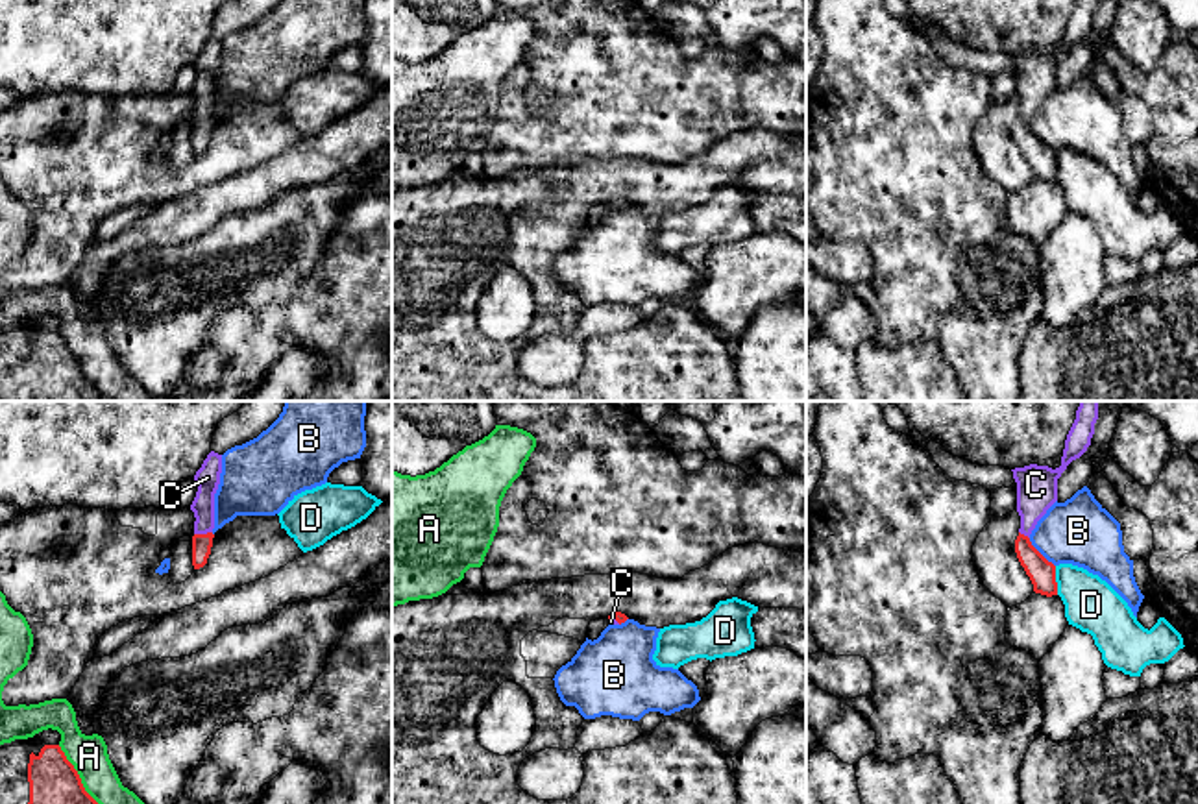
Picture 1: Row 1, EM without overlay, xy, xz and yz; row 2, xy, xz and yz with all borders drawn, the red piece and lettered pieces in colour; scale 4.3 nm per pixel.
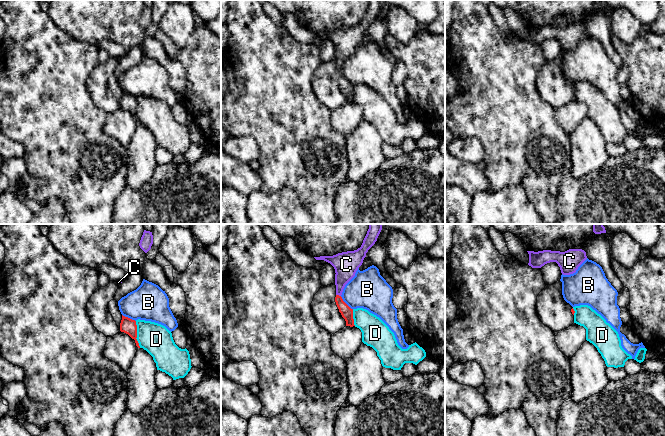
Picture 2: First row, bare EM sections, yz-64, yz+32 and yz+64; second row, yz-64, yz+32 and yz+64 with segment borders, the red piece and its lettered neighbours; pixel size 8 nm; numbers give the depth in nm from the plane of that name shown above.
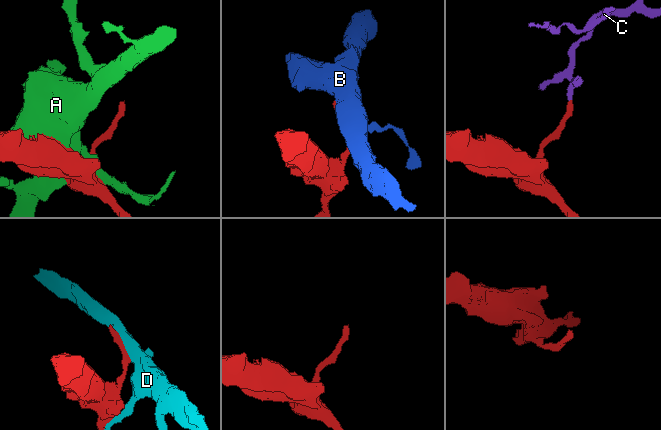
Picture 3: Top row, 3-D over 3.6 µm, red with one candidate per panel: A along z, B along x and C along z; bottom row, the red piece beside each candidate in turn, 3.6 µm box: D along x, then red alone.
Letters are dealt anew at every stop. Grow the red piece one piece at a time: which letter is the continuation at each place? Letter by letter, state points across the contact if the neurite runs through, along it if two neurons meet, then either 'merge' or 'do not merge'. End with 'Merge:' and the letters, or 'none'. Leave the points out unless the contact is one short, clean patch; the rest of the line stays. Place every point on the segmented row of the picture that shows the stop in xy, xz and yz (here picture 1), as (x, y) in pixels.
A: do not merge
B: do not merge
C: runs through xy (202, 544), (202, 535), (207, 477); merge
D: do not merge
Merge: C

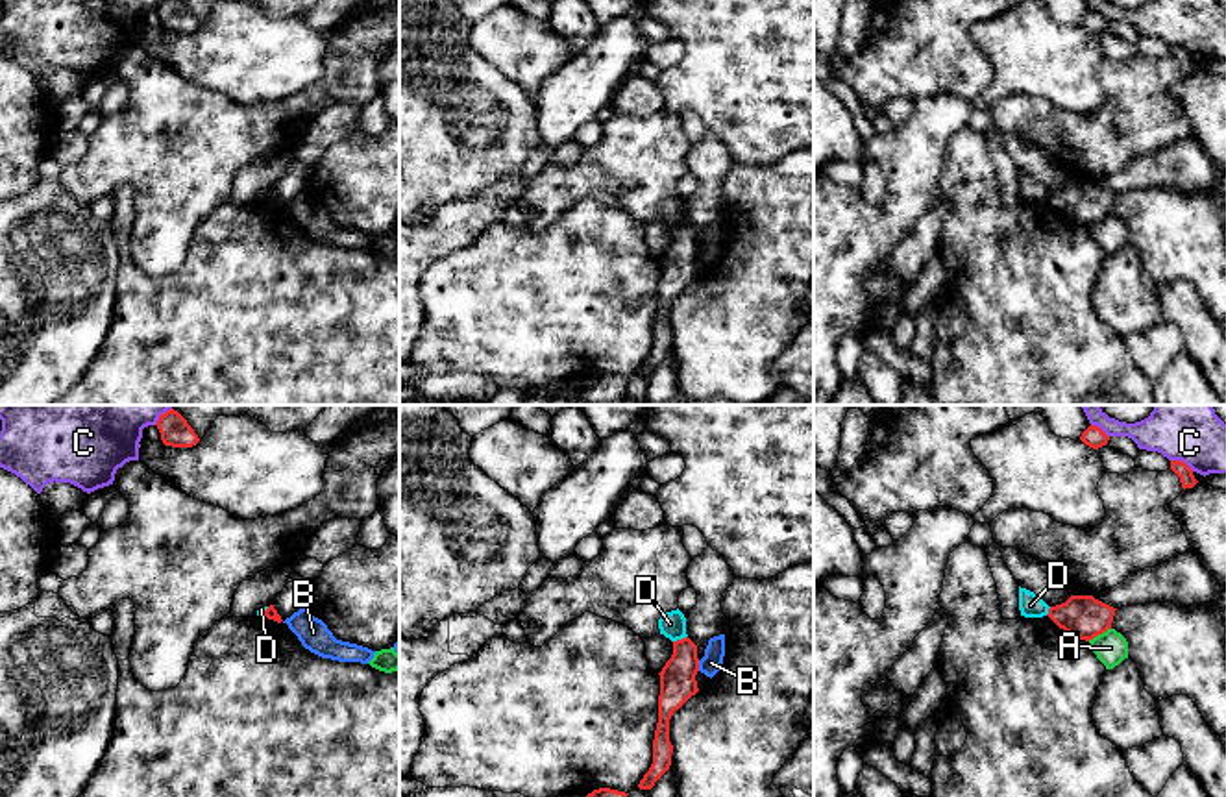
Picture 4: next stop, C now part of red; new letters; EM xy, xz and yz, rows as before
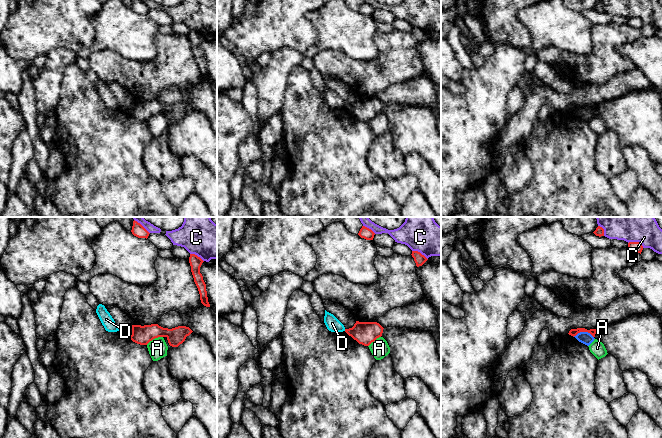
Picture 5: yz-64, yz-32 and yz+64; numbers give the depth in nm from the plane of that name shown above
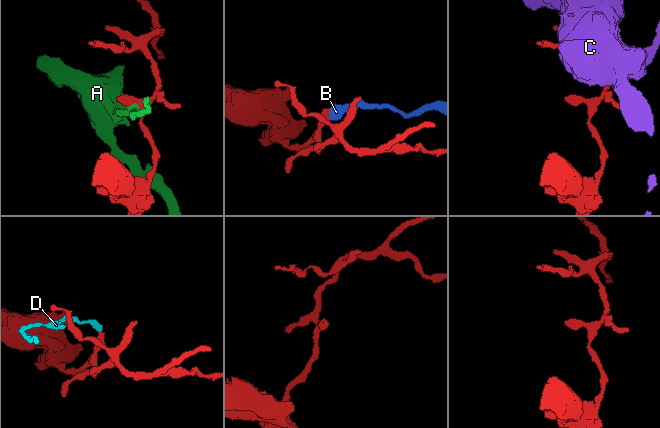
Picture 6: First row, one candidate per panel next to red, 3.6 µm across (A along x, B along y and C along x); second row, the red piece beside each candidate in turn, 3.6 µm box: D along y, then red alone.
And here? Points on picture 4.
A: border along yz (1110, 627), (1088, 640); do not merge
B: border along xz (698, 661), (699, 670); do not merge
C: do not merge
D: border along xz (686, 635), (674, 642); do not merge
Merge: none

